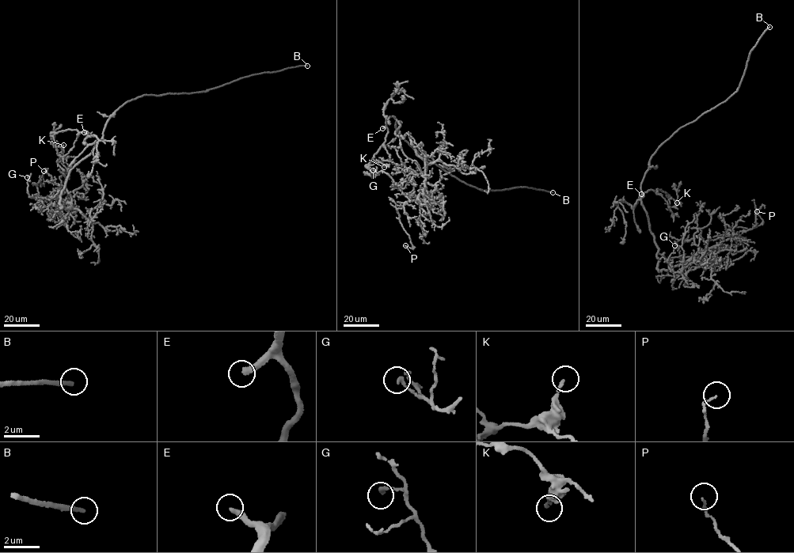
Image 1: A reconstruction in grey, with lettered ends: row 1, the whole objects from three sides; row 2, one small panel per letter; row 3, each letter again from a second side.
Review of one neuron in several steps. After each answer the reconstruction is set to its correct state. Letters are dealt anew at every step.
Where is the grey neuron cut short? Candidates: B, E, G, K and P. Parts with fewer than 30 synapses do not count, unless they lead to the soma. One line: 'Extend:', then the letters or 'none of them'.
Extend: B, E

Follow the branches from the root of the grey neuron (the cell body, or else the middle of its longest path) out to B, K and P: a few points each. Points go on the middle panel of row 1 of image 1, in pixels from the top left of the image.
B: (396, 125), (396, 130), (419, 153), (472, 186), (494, 191), (526, 187), (552, 192)
K: (396, 125), (400, 121), (393, 116), (387, 119), (385, 142), (366, 164), (367, 168), (378, 160), (384, 167)
P: (396, 125), (400, 121), (396, 135), (409, 134), (426, 168), (423, 191), (396, 210), (412, 248), (405, 245)

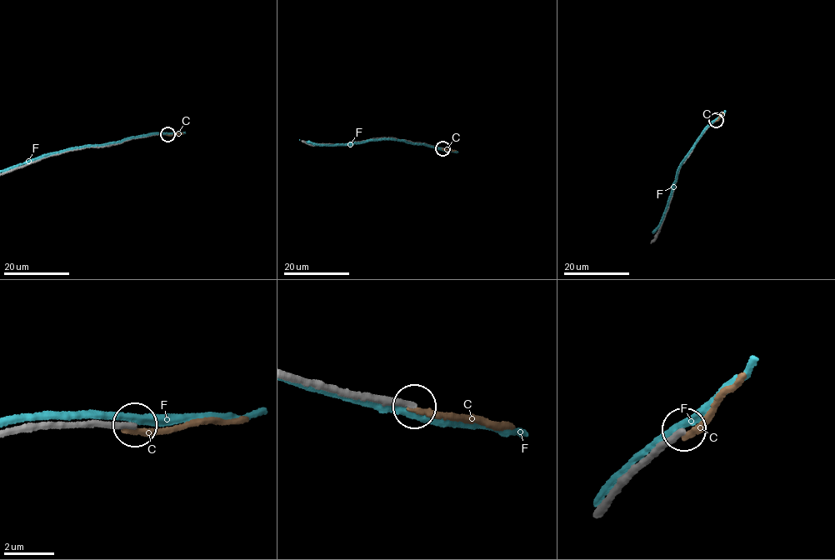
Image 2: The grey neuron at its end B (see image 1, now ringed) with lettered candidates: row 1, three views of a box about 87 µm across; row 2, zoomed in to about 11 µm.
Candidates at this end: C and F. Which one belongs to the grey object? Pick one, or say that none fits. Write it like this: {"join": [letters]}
{"join": []}

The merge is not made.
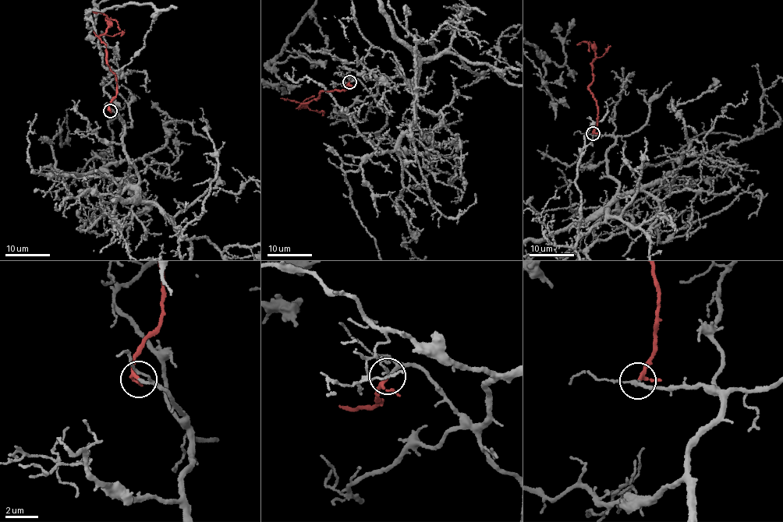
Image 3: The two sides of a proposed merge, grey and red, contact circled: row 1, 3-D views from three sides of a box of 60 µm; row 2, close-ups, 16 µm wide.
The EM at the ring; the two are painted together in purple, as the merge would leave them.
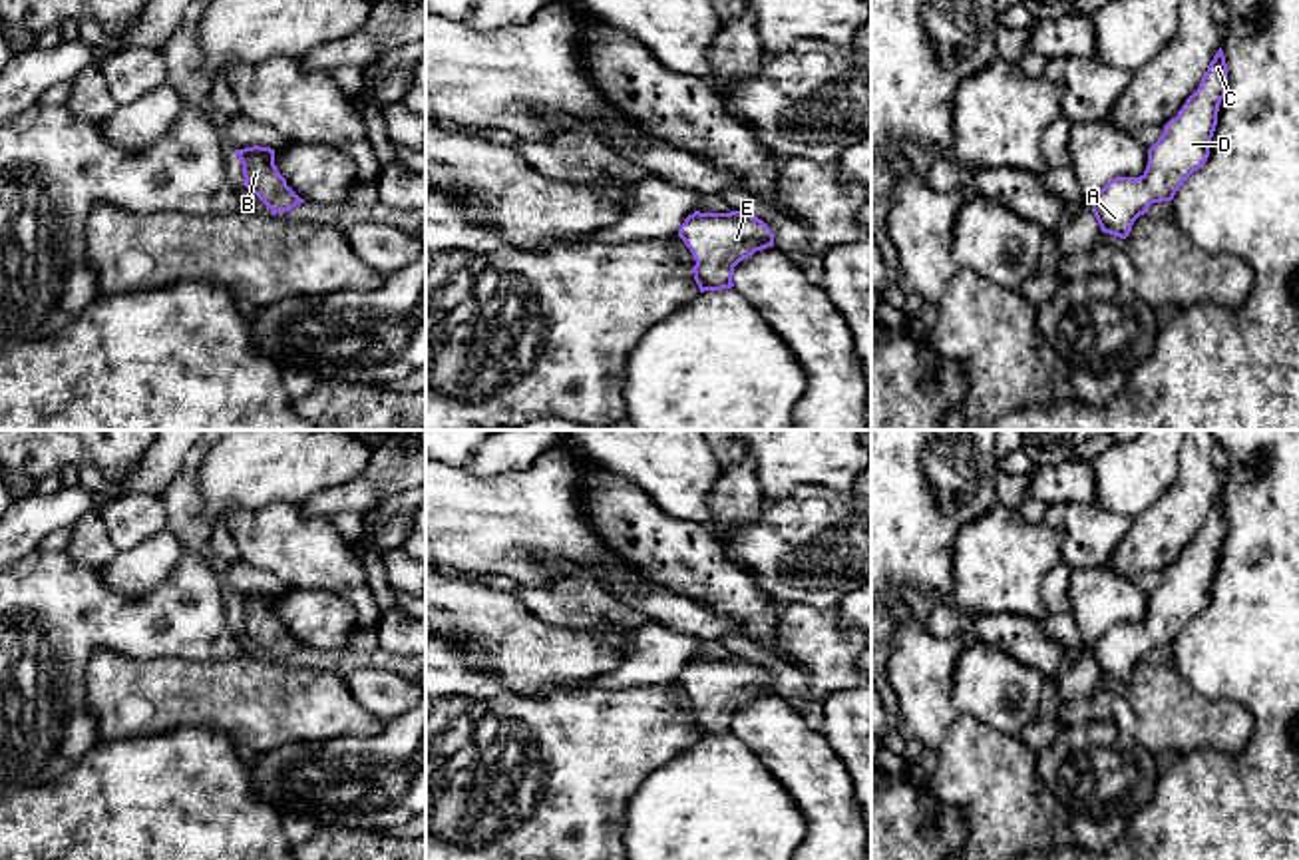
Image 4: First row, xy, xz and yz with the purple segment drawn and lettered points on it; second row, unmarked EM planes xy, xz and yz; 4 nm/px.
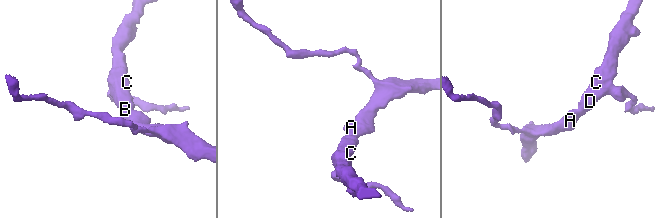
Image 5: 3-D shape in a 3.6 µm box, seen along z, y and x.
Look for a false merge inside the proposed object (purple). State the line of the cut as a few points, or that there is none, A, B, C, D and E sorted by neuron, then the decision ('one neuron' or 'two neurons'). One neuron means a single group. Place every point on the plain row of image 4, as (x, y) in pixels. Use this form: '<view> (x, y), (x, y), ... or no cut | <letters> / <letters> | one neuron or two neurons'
no cut | A B C D E | one neuron

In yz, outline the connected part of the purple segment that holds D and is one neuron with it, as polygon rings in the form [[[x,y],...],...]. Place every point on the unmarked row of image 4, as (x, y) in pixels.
[[[1219,494],[1200,534],[1148,595],[1146,617],[1140,623],[1114,623],[1090,645],[1102,679],[1126,685],[1152,649],[1172,647],[1184,627],[1207,607],[1225,536],[1227,510]]]

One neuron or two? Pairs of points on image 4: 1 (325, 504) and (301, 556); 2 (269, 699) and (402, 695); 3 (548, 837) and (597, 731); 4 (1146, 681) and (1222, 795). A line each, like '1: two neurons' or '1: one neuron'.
1: two neurons
2: two neurons
3: one neuron
4: two neurons

